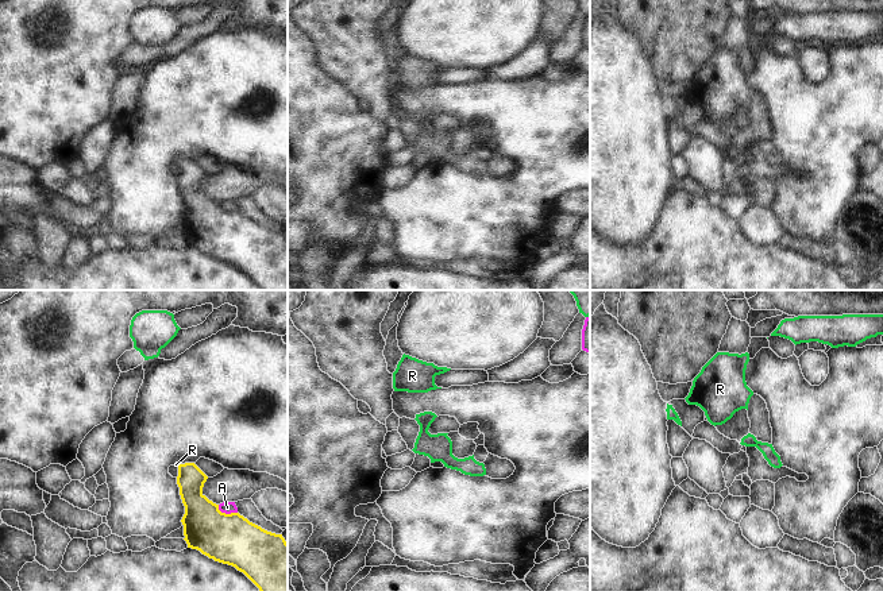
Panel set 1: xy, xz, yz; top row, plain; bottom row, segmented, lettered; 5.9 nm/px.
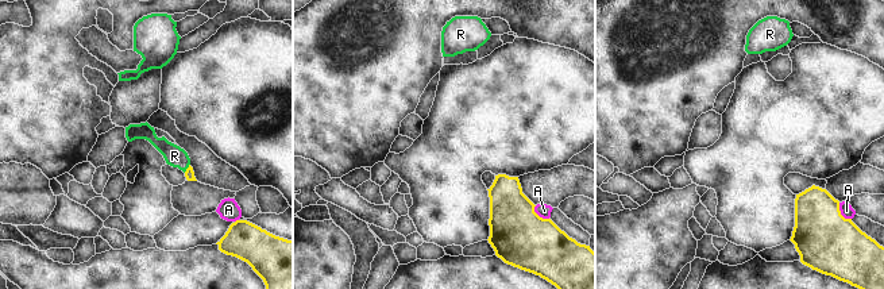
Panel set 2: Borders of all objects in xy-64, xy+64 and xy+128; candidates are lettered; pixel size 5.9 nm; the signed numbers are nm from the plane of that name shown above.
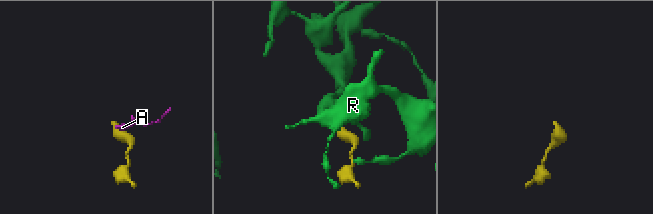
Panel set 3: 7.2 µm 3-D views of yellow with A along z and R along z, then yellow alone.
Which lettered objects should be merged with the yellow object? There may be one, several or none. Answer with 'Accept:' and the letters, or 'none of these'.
Accept: R.

